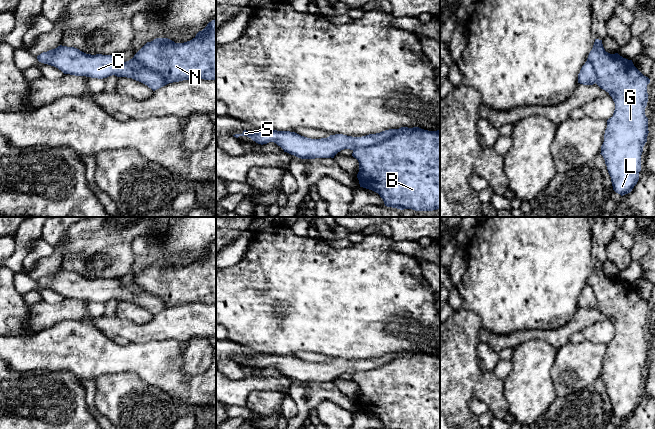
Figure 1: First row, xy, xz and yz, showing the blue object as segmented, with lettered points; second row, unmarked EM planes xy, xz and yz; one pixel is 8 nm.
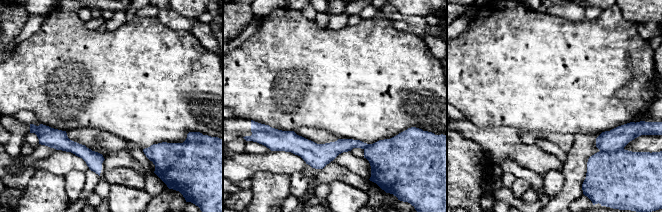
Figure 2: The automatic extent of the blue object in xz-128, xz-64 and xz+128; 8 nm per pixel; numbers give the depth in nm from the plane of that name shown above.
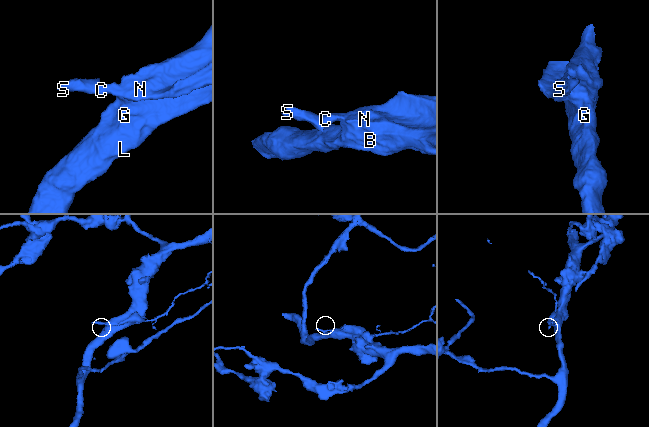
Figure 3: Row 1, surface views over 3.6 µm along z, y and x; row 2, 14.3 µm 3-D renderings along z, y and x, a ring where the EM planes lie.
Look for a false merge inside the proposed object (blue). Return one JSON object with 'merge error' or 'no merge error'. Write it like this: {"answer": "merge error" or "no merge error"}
{"answer": "merge error"}

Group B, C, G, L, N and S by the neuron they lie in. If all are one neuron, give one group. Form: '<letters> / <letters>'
B G L N / C S

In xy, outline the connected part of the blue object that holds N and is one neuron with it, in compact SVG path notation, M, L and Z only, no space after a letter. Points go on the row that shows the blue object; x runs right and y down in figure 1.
M216 19L199 31L196 36L184 43L175 43L168 38L156 38L147 42L135 55L134 59L145 69L160 73L167 84L190 79L216 80Z

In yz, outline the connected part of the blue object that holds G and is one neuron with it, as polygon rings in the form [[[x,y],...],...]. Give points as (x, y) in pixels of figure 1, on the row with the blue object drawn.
[[[595,39],[587,61],[593,65],[597,75],[596,84],[608,92],[615,103],[613,116],[607,120],[600,154],[605,160],[613,190],[623,196],[630,193],[639,180],[641,155],[649,133],[645,108],[648,102],[647,85],[650,79],[634,66],[632,60],[623,58],[618,53],[606,52],[602,40],[599,39]]]

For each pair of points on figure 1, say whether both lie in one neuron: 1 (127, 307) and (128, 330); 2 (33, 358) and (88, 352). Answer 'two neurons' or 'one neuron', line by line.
1: two neurons
2: one neuron

